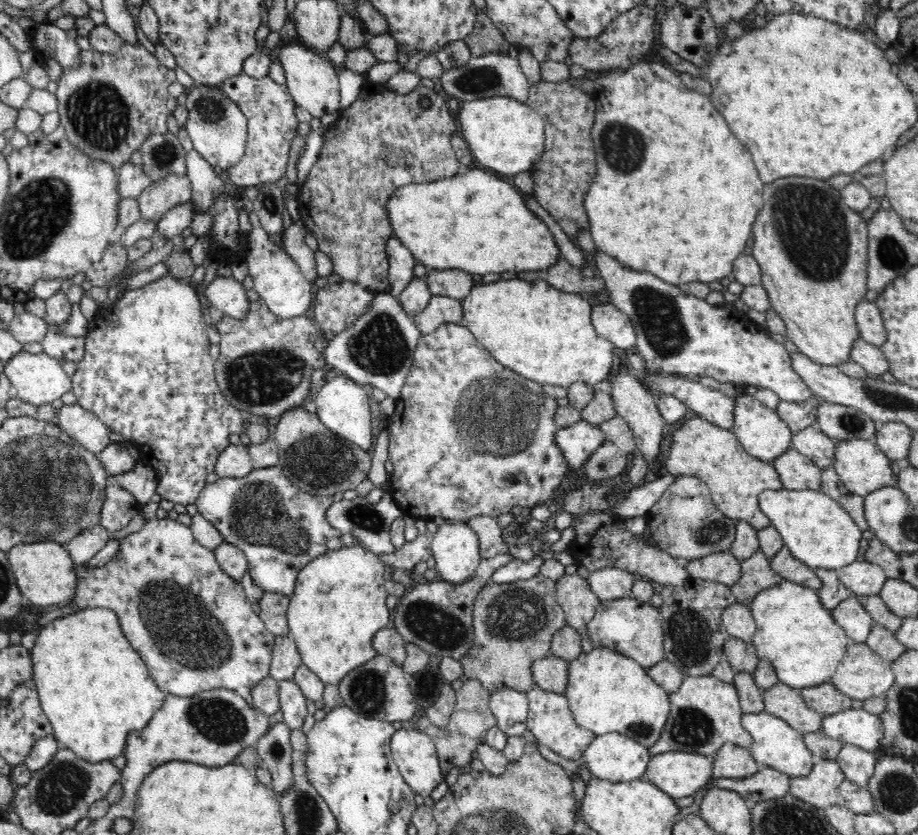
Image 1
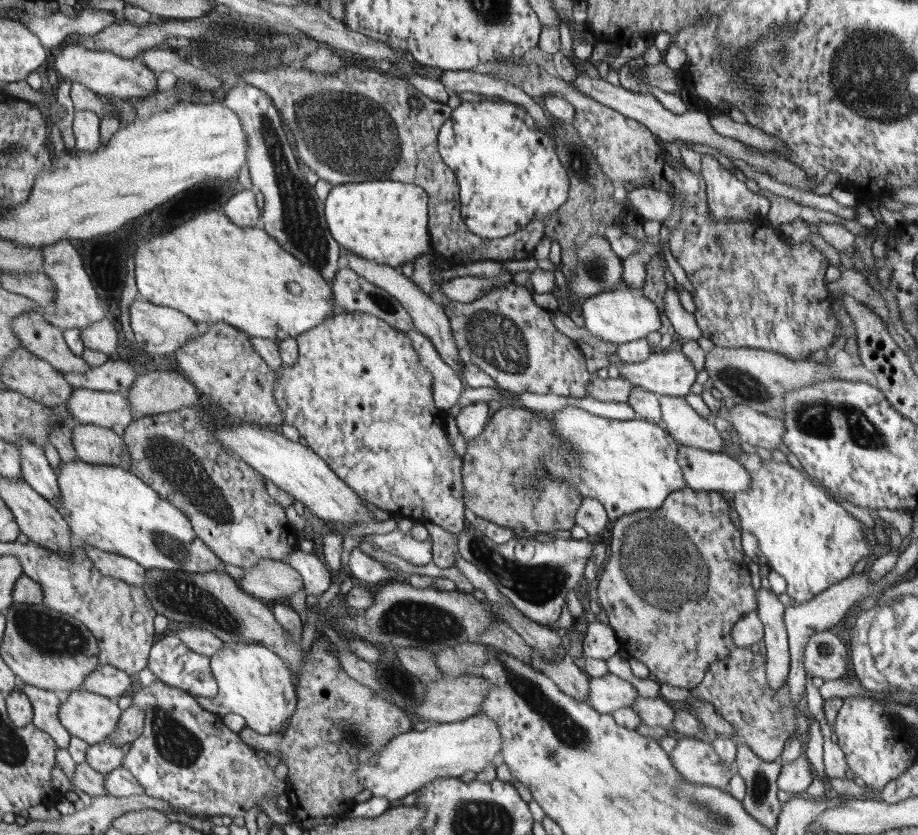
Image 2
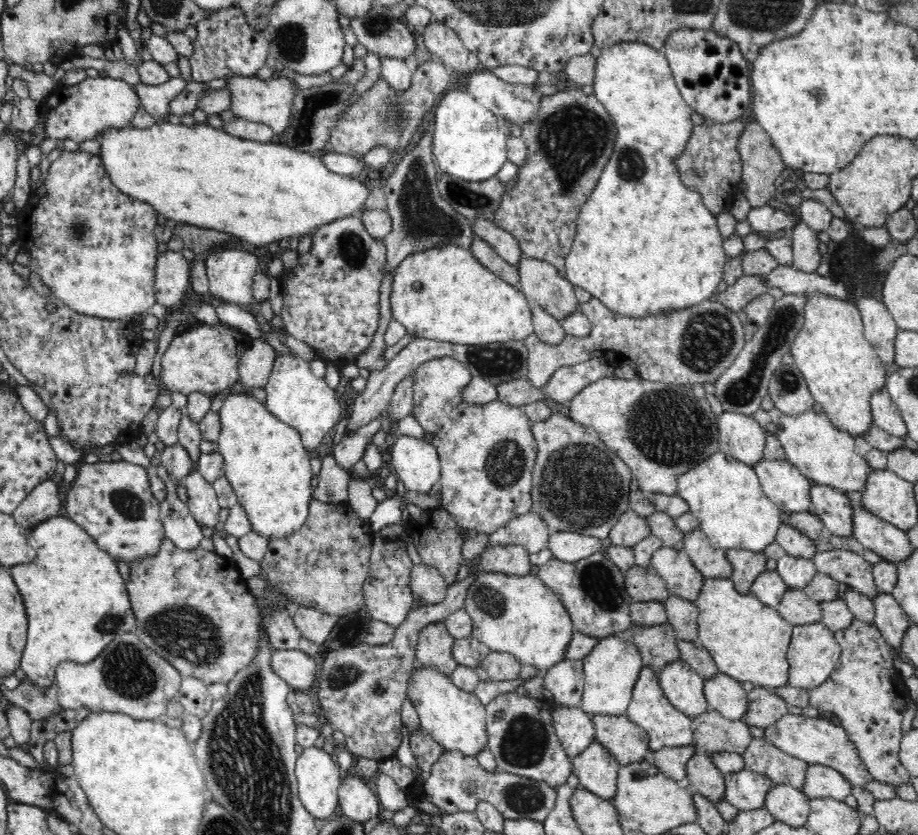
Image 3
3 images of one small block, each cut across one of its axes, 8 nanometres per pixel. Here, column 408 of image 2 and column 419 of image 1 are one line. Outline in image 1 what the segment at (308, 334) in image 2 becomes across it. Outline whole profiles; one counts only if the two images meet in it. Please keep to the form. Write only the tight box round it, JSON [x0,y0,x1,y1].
[388,324,568,522]

